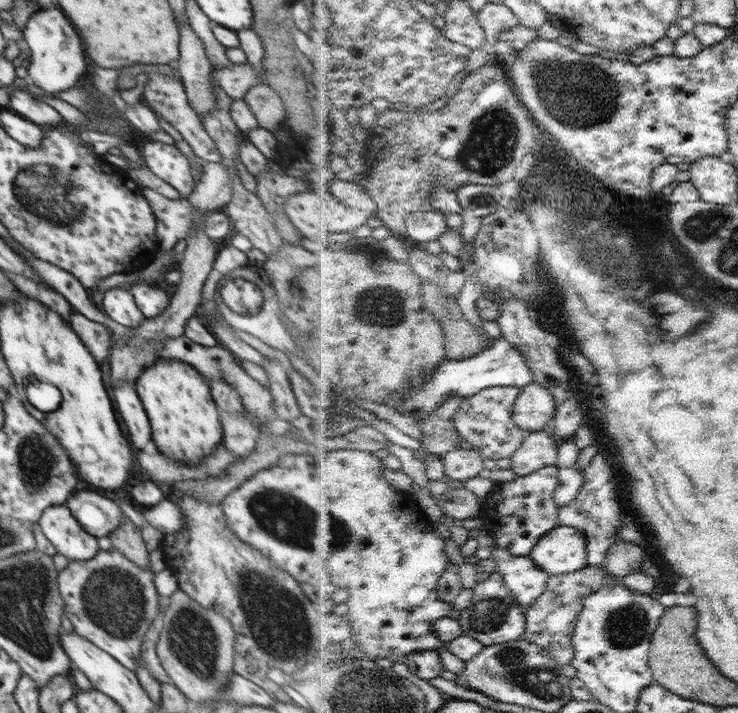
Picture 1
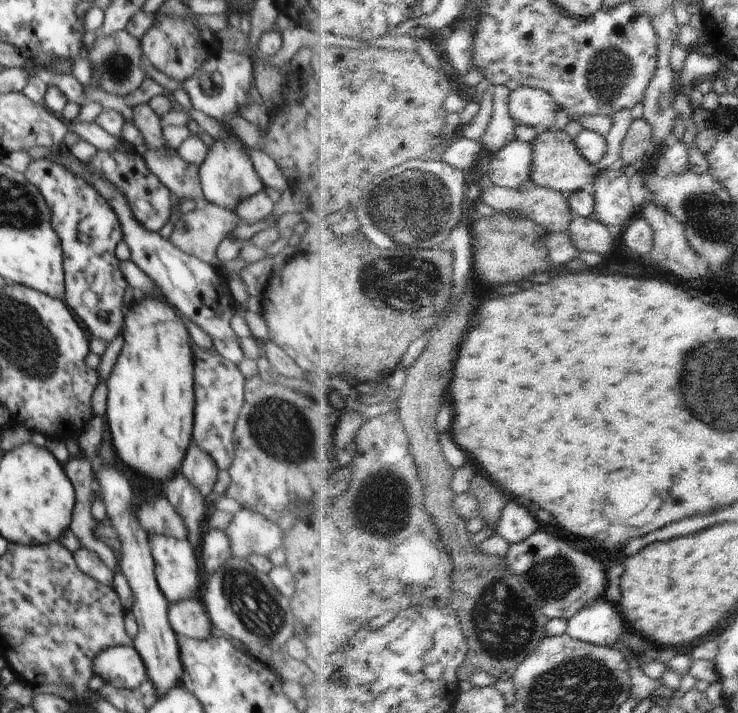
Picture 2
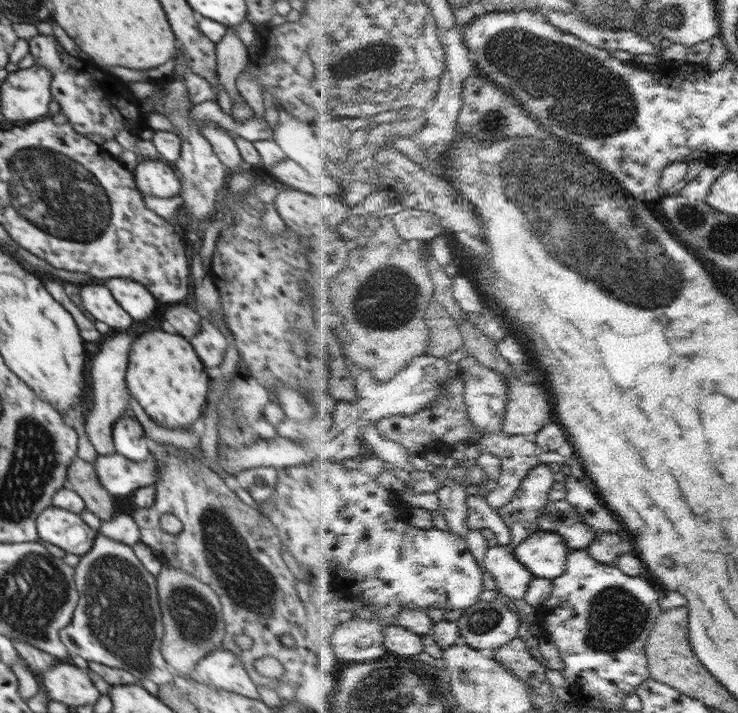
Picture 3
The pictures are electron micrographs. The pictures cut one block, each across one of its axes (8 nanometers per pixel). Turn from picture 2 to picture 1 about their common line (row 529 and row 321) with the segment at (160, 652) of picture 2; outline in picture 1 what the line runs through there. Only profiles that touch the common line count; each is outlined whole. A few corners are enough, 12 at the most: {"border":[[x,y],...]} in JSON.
{"border":[[104,291],[102,310],[133,330],[145,316],[130,291]]}

